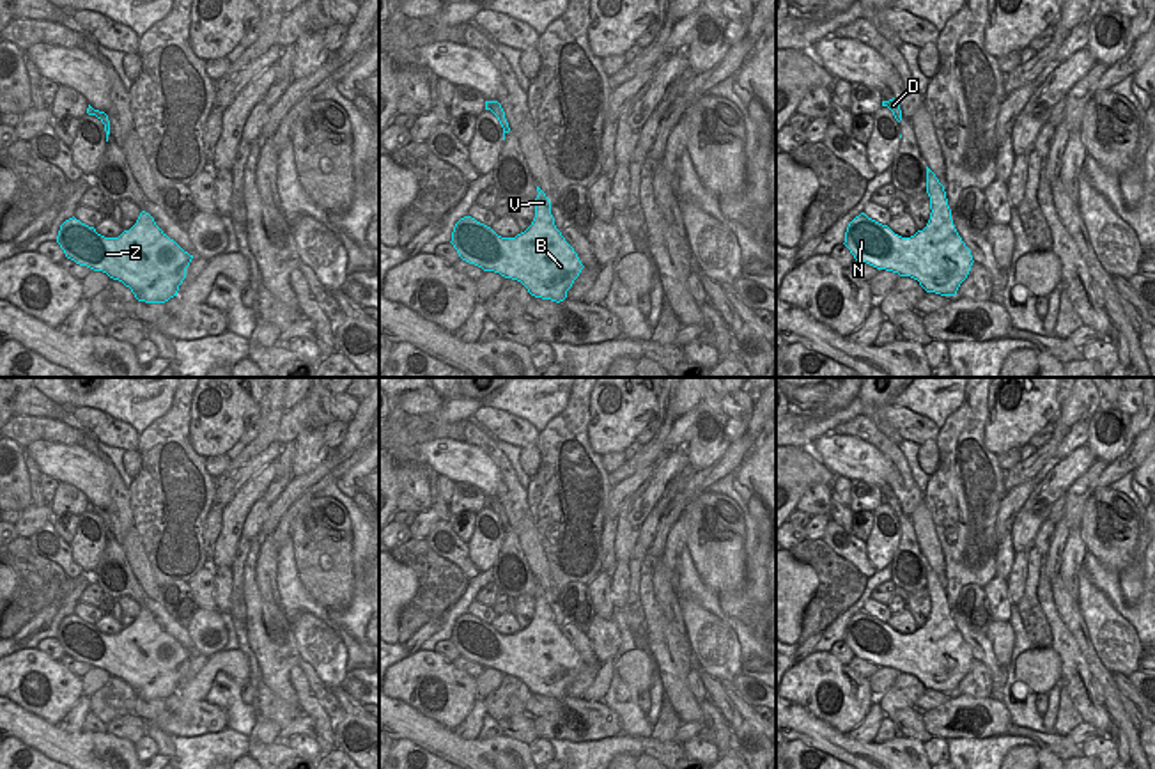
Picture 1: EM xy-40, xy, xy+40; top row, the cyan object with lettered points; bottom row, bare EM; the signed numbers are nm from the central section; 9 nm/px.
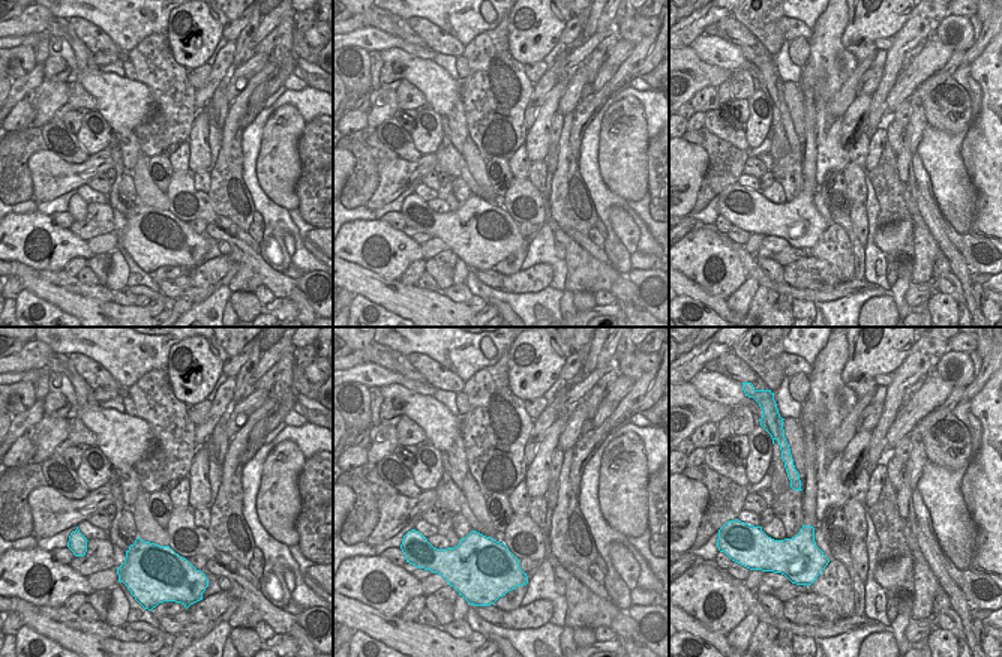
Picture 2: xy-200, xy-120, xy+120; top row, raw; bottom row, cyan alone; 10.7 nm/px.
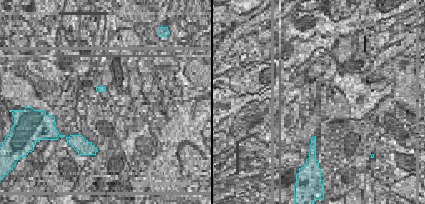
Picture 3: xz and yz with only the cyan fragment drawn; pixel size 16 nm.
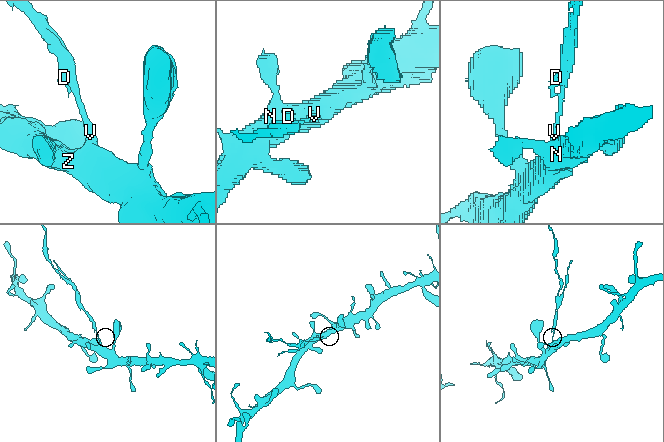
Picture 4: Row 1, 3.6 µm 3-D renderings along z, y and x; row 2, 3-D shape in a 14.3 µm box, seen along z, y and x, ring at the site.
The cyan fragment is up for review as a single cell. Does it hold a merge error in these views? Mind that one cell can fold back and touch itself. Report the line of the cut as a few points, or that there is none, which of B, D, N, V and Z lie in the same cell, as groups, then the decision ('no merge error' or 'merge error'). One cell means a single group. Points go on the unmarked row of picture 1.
cut in xy+40 along (943, 585), (929, 592); B N V Z / D; merge error

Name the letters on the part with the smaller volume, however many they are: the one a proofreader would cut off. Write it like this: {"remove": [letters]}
{"remove": ["D"]}

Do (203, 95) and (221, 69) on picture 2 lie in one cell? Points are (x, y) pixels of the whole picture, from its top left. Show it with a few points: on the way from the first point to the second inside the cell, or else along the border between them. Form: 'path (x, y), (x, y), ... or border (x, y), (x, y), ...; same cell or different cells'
path (209, 89), (216, 75); same cell

